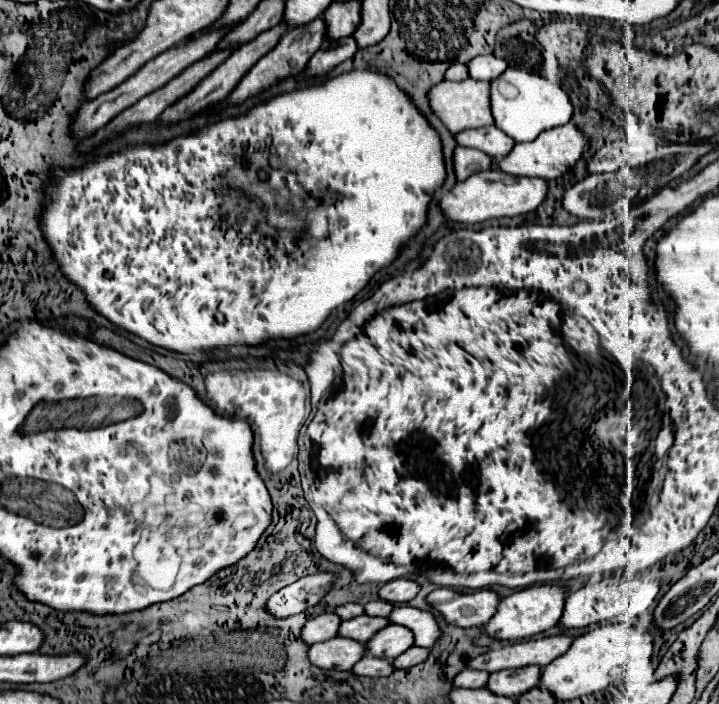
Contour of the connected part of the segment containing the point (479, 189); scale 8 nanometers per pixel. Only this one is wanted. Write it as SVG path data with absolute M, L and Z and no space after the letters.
M488 169L474 173L466 181L456 183L448 193L442 193L438 205L446 219L456 223L482 223L496 217L514 217L528 211L534 211L546 199L548 185L536 177L514 177L504 175L498 169Z

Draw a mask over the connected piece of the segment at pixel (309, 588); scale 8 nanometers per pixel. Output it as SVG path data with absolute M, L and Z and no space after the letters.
M316 573L302 577L296 583L274 593L264 607L274 619L286 619L290 615L302 613L314 607L330 591L332 579L334 577L330 573Z

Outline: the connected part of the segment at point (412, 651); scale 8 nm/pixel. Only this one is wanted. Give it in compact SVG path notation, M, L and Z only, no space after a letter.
M410 647L408 651L404 651L404 653L398 655L396 659L392 659L392 667L394 667L394 669L408 669L408 667L414 667L414 665L422 663L426 657L428 657L428 649Z

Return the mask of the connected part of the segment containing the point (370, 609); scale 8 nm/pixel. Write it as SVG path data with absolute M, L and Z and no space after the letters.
M372 601L364 605L364 613L370 617L388 617L390 611L392 611L392 605L384 601Z

